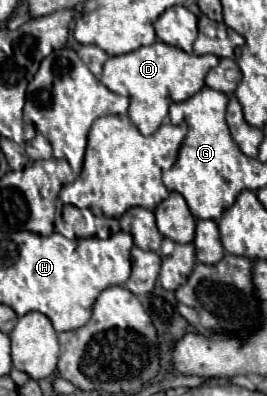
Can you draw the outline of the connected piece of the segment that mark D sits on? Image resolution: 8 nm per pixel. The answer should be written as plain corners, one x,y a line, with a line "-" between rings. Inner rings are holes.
156,41
148,47
140,47
136,51
110,57
104,63
100,81
112,93
130,97
128,115
132,123
138,127
142,135
152,135
160,125
164,125
170,103
184,101
198,93
204,87
206,73
216,65
216,55
190,55
186,51
178,51
178,47
170,47
162,41

